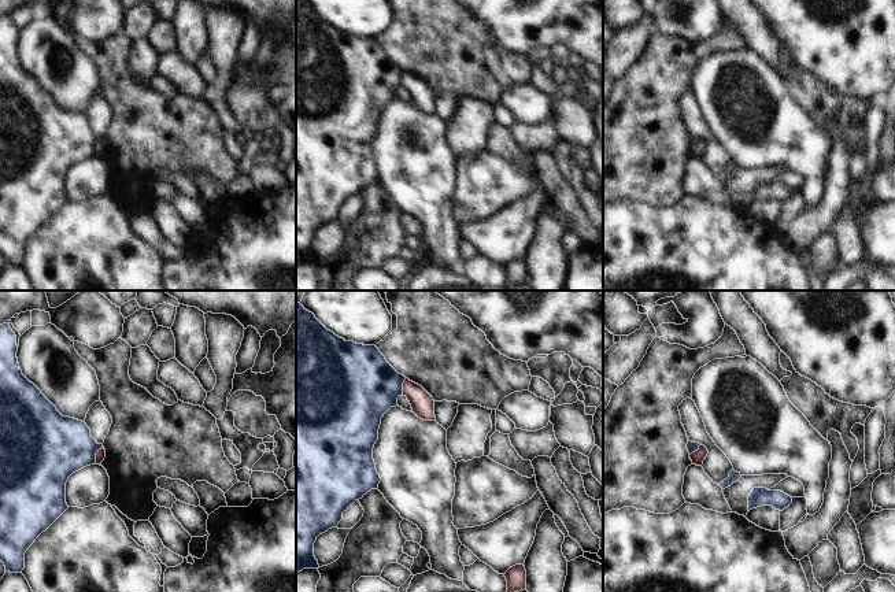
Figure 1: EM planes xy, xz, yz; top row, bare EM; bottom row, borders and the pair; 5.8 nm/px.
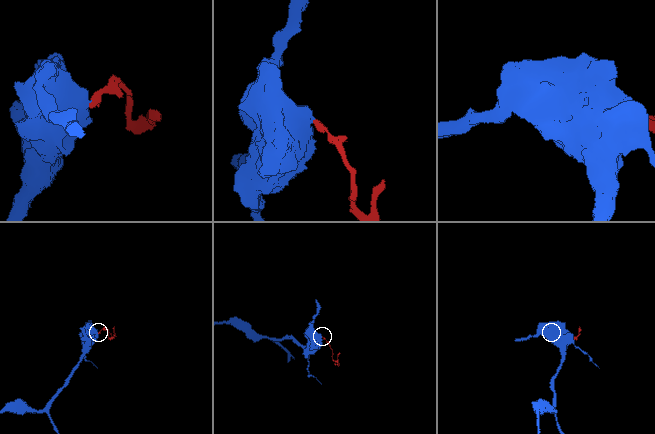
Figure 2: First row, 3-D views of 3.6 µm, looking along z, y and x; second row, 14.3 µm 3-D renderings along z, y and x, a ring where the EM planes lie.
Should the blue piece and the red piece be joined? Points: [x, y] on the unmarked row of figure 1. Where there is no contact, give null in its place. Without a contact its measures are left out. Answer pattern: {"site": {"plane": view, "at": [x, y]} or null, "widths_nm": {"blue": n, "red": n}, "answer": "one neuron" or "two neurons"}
{"site": {"plane": "xy", "at": [95, 147]}, "widths_nm": {"blue": 380, "red": 60}, "answer": "two neurons"}

